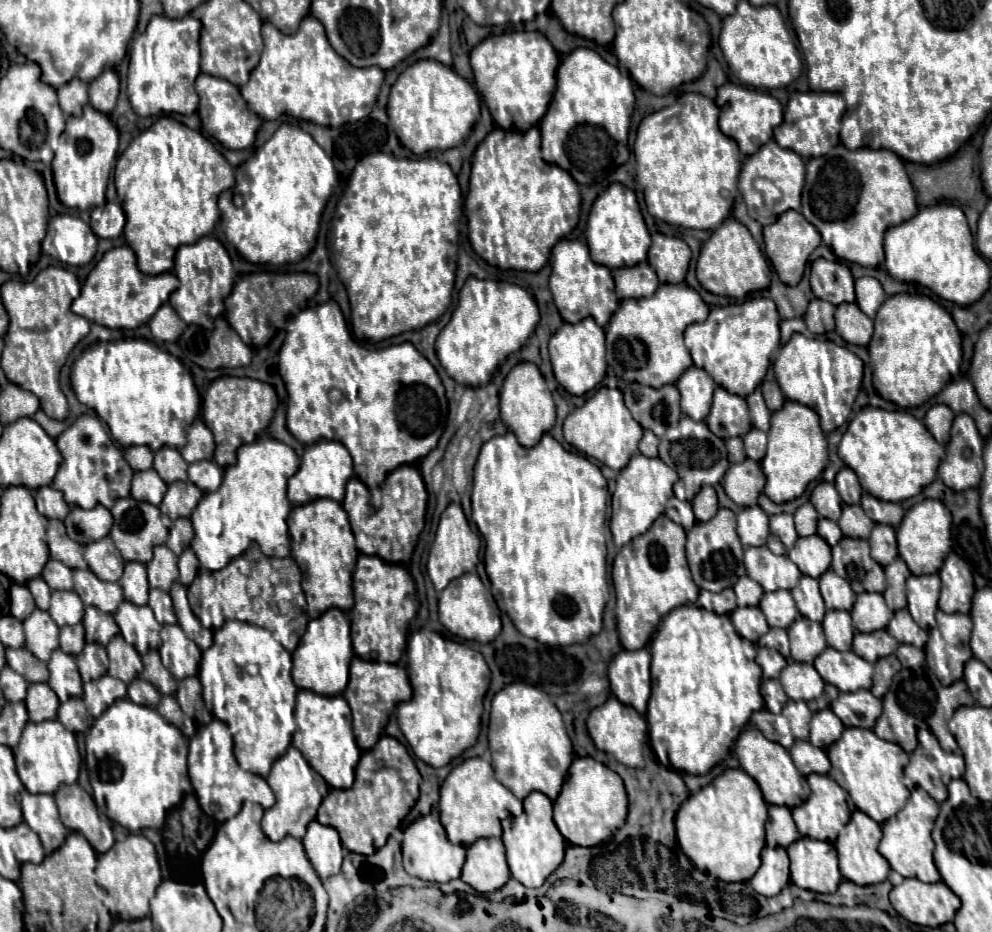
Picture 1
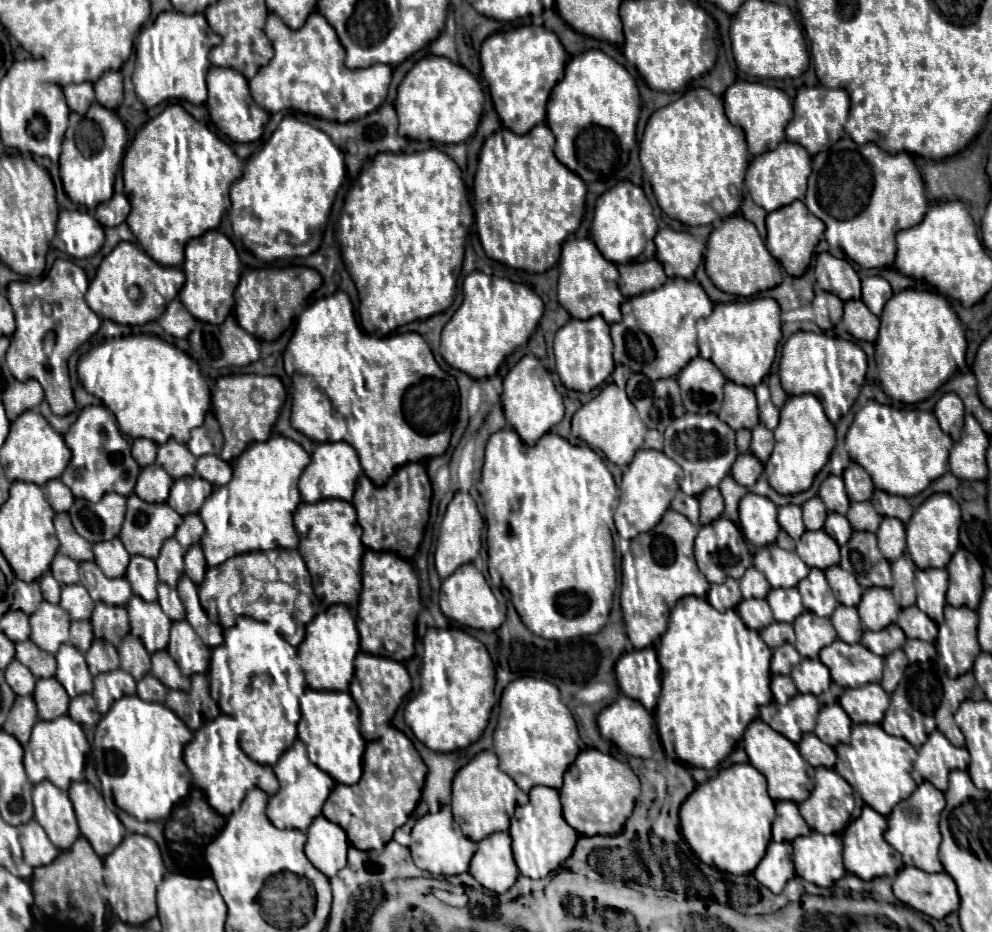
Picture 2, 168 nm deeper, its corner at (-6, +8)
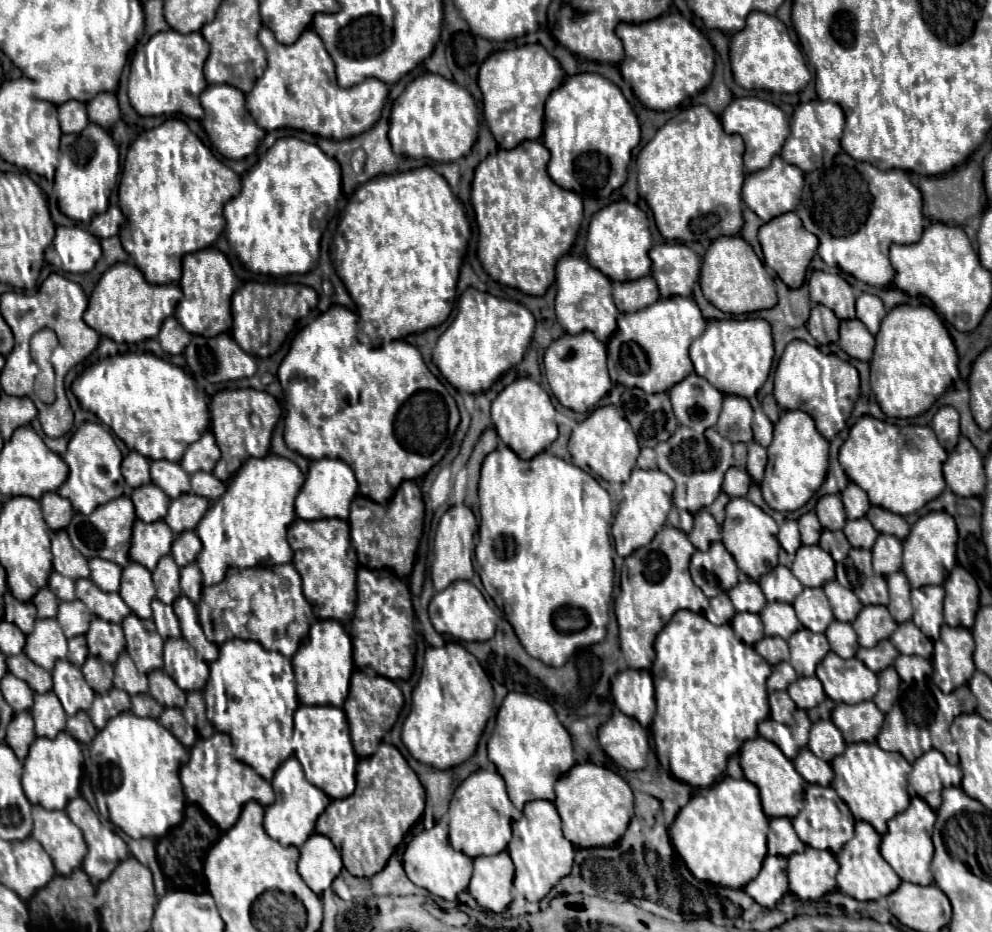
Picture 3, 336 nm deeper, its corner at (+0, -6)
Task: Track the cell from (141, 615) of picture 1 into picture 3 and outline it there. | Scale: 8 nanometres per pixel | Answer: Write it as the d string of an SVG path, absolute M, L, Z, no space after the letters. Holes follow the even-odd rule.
M129 614L121 626L127 638L127 652L131 654L135 666L143 672L163 668L163 638L159 638L155 624Z

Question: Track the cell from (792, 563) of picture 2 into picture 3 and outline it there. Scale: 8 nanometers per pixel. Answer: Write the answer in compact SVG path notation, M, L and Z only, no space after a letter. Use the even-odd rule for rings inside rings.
M777 566L771 574L765 574L759 580L759 586L761 586L767 602L787 602L787 604L791 604L803 592L801 582L785 566Z

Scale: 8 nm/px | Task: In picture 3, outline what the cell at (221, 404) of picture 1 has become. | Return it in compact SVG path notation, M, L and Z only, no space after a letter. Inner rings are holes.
M221 390L211 400L211 428L221 448L221 460L217 462L213 474L227 482L241 468L247 458L265 456L269 452L271 432L281 416L282 410L278 400L267 392L255 390ZM253 420L253 424L251 424Z

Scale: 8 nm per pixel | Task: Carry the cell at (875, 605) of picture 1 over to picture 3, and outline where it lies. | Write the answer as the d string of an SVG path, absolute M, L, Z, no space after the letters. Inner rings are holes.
M865 606L853 622L853 630L859 636L859 646L875 646L897 630L897 622L885 606Z

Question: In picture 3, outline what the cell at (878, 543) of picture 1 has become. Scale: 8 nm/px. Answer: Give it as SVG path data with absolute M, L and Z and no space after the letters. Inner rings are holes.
M879 534L875 546L871 548L873 552L873 570L879 576L889 576L893 572L901 570L901 554L903 554L903 544L899 538L891 534Z

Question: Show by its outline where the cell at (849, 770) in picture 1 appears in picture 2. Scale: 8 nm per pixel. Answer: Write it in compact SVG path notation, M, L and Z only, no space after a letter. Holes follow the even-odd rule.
M853 724L849 744L835 746L835 770L853 786L853 790L879 814L887 816L895 804L909 798L917 788L911 770L917 759L917 750L905 740L887 734L879 724Z

